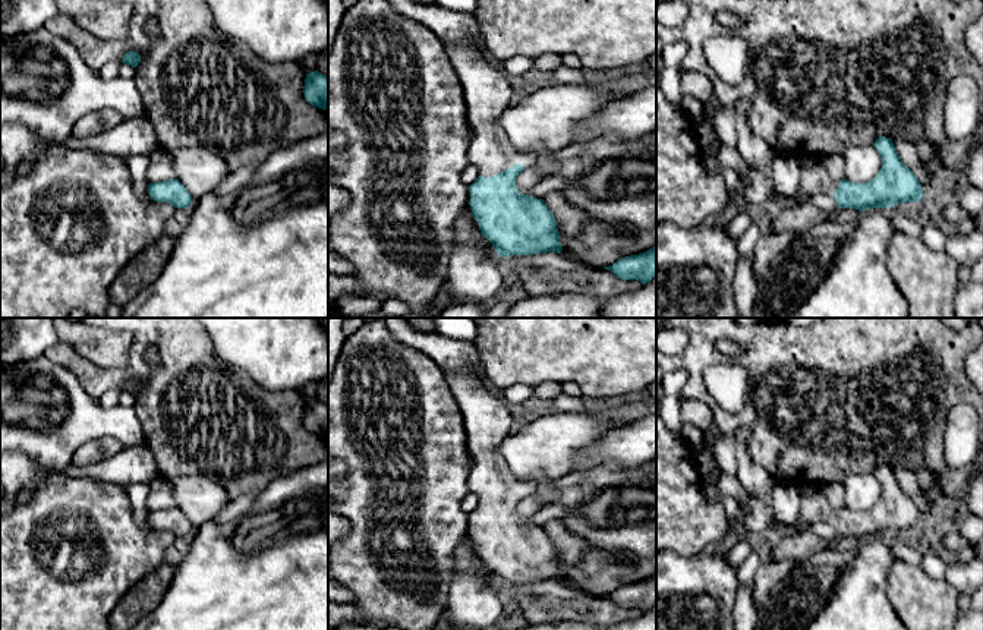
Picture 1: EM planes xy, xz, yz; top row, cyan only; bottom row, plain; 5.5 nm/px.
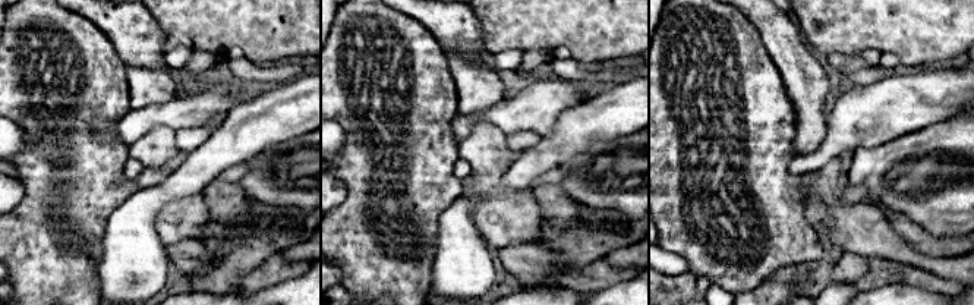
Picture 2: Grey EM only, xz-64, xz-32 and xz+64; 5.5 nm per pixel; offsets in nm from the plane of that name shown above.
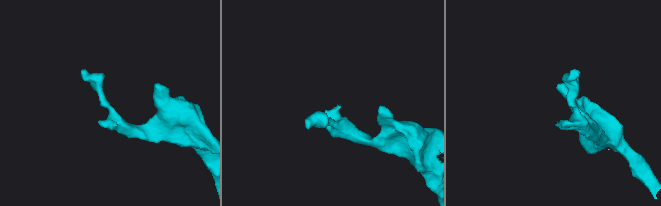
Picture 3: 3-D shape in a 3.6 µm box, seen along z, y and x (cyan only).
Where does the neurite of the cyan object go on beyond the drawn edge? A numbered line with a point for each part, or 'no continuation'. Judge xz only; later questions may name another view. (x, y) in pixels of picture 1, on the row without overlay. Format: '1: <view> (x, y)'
1: xz (487, 418)

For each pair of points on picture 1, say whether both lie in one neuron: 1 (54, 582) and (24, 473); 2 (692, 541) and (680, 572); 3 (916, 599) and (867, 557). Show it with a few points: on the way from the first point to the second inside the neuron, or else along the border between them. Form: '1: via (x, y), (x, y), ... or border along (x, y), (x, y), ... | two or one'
1: border along (43, 482), (37, 488) | two
2: border along (709, 548), (695, 554), (671, 551) | two
3: border along (895, 558), (887, 580), (887, 598), (892, 608) | two

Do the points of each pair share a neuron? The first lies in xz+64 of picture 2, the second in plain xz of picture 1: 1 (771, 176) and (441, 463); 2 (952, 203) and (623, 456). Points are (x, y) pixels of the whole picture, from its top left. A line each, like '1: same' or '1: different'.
1: same
2: different

